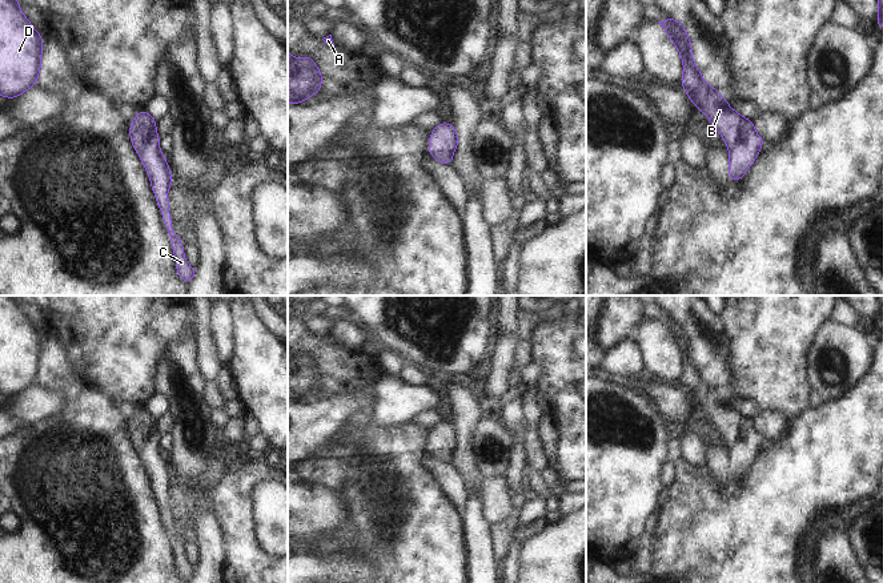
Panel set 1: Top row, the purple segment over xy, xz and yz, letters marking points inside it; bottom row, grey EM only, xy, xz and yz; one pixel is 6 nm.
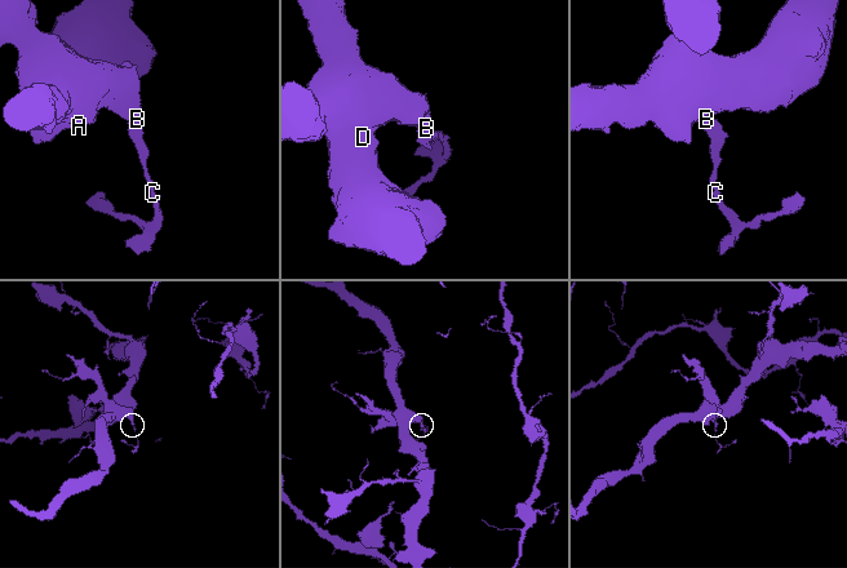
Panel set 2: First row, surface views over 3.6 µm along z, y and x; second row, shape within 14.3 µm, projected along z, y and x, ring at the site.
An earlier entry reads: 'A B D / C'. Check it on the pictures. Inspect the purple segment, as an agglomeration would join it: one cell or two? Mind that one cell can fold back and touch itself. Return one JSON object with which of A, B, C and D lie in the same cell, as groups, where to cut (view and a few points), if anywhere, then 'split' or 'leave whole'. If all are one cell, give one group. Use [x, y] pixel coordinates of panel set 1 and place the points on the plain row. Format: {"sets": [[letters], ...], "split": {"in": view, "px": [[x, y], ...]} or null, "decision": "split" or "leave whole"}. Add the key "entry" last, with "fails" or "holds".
{"sets": [["A", "B", "C", "D"]], "split": null, "decision": "leave whole", "entry": "fails"}

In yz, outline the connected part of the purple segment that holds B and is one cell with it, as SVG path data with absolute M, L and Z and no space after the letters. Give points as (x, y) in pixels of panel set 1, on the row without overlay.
M669 313L666 318L658 321L662 323L665 331L671 337L682 357L682 387L686 390L694 405L709 417L713 426L721 433L729 446L729 478L733 481L740 479L750 465L755 461L760 447L763 446L764 437L755 430L752 418L739 413L727 402L727 398L722 391L706 381L698 363L694 362L693 342L685 323Z

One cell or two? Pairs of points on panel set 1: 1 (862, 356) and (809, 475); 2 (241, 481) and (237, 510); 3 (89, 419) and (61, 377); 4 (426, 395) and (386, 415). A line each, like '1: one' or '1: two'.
1: two
2: one
3: one
4: one

